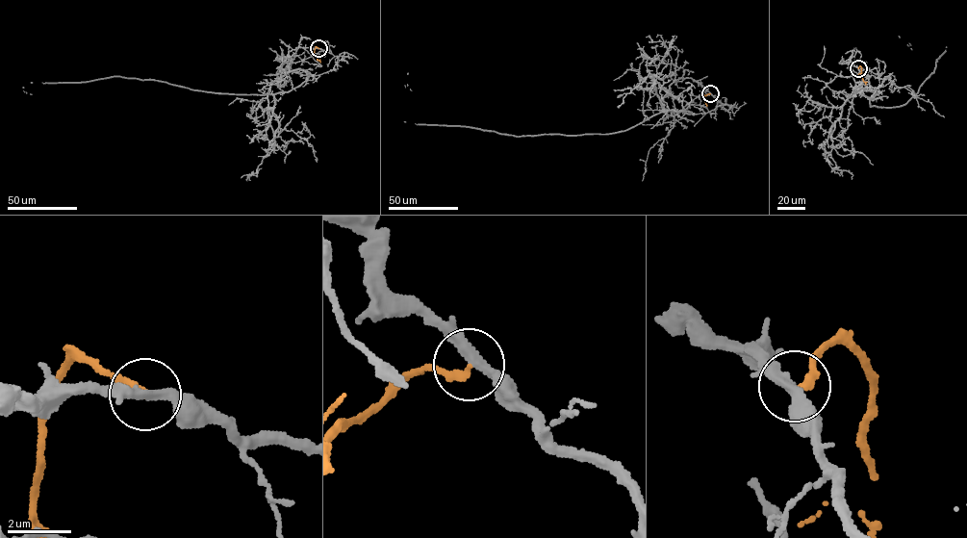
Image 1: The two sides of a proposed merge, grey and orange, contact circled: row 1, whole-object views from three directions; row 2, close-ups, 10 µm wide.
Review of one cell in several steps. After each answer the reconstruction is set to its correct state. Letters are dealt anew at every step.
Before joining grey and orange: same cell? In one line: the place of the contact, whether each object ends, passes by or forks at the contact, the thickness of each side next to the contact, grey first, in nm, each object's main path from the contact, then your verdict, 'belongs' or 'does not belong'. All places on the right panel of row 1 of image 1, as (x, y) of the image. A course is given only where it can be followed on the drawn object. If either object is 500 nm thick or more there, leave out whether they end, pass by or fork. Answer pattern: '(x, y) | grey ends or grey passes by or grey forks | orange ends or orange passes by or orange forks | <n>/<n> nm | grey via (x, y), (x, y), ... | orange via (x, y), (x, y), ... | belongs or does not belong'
(858, 68) | grey passes by | orange ends | 300/200 nm | grey via (857, 68), (860, 87), (866, 88), (860, 93), (873, 97), (871, 106), (907, 102), (946, 47), (899, 36) | orange via (857, 68), (860, 66), (861, 77), (866, 84) | does not belong

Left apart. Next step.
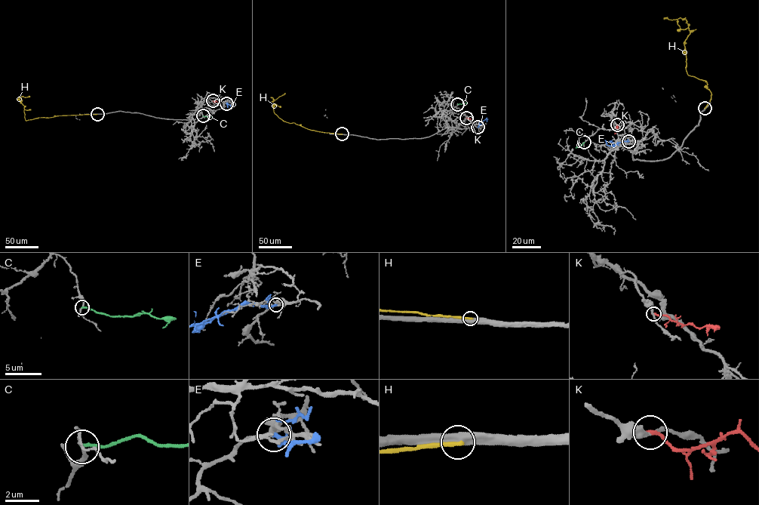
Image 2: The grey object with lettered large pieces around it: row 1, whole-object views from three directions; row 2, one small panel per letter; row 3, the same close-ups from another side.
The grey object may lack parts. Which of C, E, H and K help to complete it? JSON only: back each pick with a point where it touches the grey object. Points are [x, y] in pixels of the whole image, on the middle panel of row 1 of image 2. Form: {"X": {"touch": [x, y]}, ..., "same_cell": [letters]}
{"same_cell": []}

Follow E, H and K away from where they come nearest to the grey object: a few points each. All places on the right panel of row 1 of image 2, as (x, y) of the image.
E: (629, 141), (606, 145), (606, 142), (613, 142)
H: (705, 108), (711, 93), (704, 87), (706, 81), (686, 70), (687, 21), (663, 18)
K: (617, 124), (614, 133)

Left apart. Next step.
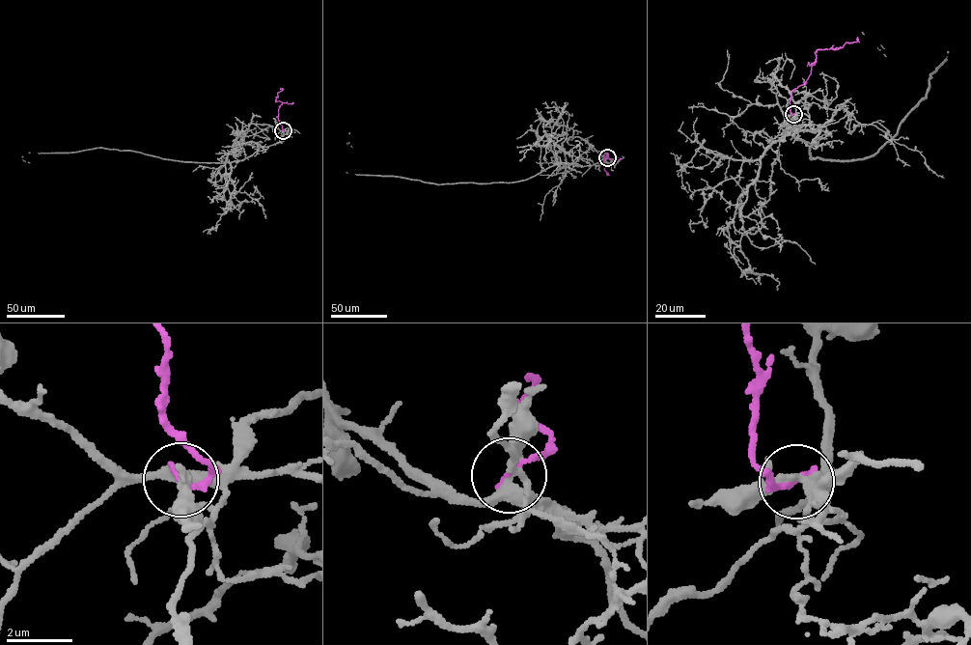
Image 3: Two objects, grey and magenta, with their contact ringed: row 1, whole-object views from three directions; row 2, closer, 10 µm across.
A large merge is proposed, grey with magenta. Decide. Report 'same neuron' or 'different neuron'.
same neuron

